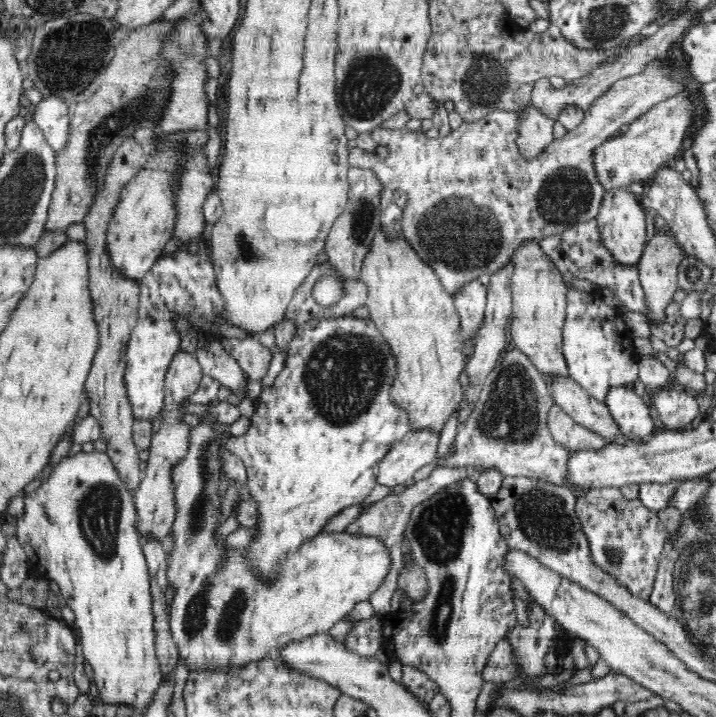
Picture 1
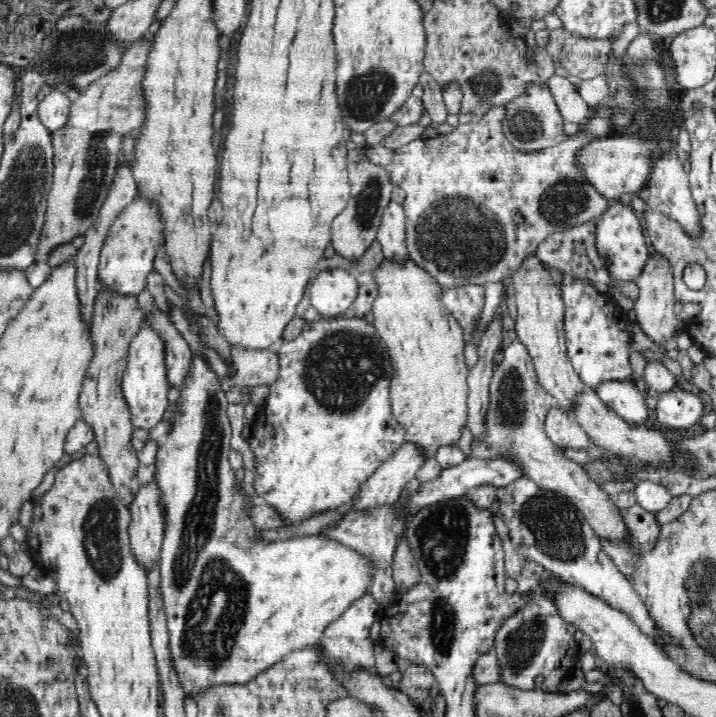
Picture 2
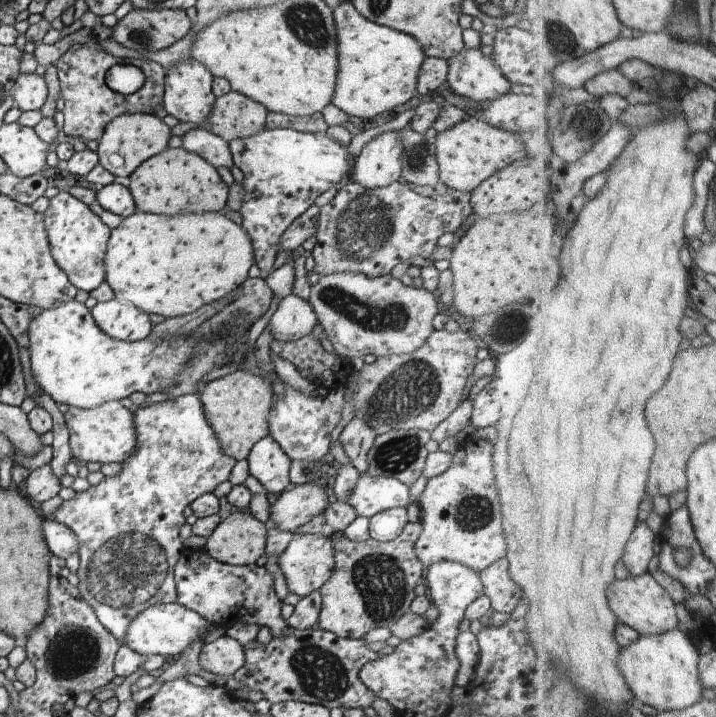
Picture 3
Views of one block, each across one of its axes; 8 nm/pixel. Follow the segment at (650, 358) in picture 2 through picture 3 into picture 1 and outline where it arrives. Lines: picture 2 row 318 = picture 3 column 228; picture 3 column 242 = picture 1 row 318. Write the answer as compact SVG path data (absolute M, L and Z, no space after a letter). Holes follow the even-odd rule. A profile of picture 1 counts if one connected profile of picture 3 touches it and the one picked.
M653 230L653 236L648 238L637 264L638 278L644 295L646 295L646 318L648 324L663 323L665 321L665 308L673 300L676 289L678 289L678 268L680 262L684 260L685 253L683 247L674 241L674 237L668 231L662 233L662 231Z

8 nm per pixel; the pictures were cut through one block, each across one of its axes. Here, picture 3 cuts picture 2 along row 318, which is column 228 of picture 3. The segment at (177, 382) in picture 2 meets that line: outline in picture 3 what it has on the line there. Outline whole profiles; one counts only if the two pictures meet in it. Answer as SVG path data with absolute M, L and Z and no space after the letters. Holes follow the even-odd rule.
M196 128L187 132L182 140L186 150L198 154L216 168L229 169L234 164L229 143L214 133Z

